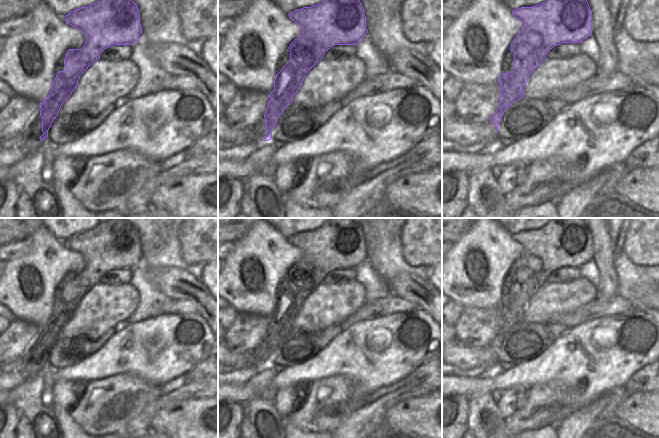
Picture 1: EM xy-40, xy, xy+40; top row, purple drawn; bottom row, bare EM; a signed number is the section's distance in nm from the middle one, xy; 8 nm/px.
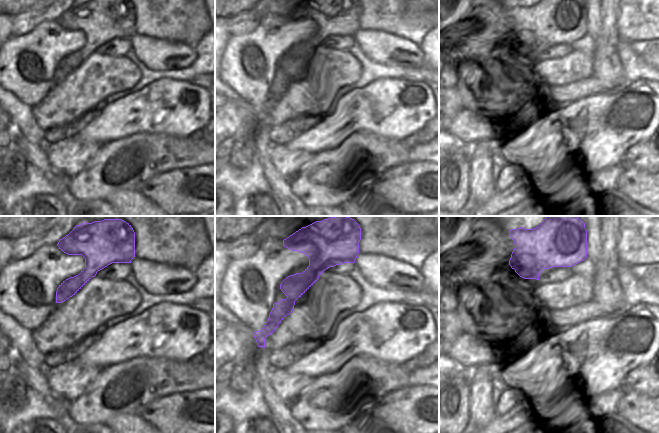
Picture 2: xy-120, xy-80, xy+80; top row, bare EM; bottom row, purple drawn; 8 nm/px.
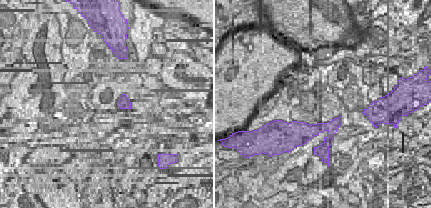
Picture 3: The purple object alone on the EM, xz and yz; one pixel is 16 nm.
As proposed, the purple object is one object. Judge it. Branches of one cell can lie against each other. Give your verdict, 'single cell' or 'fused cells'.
single cell

